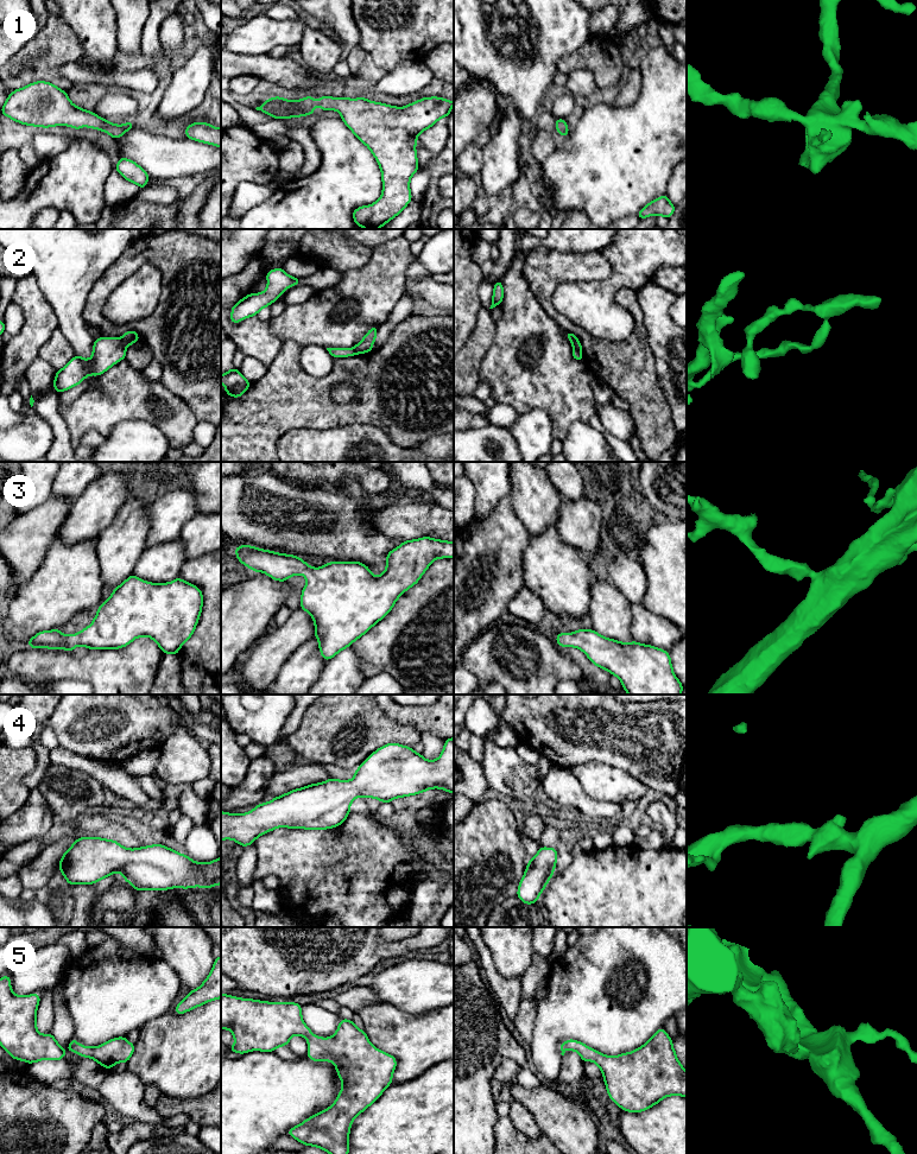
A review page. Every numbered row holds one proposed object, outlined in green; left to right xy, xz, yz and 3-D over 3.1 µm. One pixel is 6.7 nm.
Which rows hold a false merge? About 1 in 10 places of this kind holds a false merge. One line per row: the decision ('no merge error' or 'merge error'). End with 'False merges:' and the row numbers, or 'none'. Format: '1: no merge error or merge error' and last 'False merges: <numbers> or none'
1: no merge error
2: merge error
3: no merge error
4: no merge error
5: no merge error
False merges: 2

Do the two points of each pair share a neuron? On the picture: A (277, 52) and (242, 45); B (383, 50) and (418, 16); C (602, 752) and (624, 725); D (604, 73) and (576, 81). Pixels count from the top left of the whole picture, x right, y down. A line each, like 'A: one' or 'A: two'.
A: two
B: one
C: one
D: two

